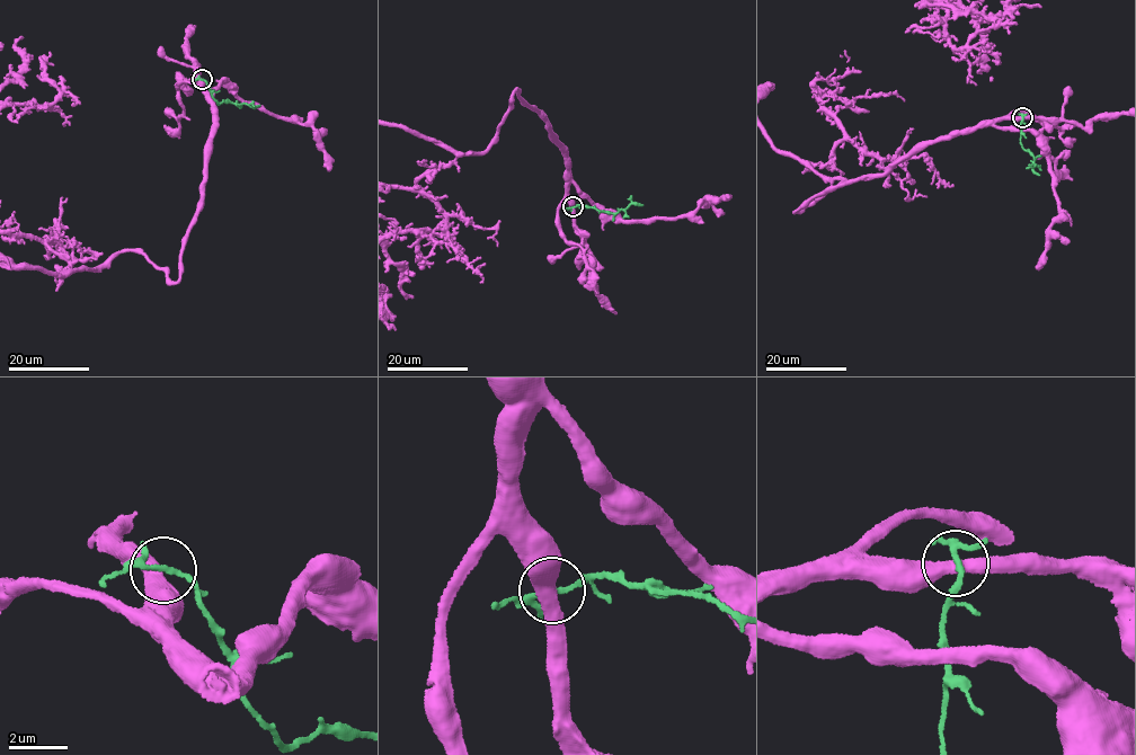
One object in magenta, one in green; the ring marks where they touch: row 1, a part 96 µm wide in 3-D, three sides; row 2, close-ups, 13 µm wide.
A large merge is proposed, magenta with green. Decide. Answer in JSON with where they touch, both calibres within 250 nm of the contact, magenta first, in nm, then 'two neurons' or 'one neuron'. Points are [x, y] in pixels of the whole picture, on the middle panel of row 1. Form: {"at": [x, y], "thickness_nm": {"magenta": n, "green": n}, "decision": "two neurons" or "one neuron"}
{"at": [573, 206], "thickness_nm": {"magenta": 480, "green": 140}, "decision": "two neurons"}

